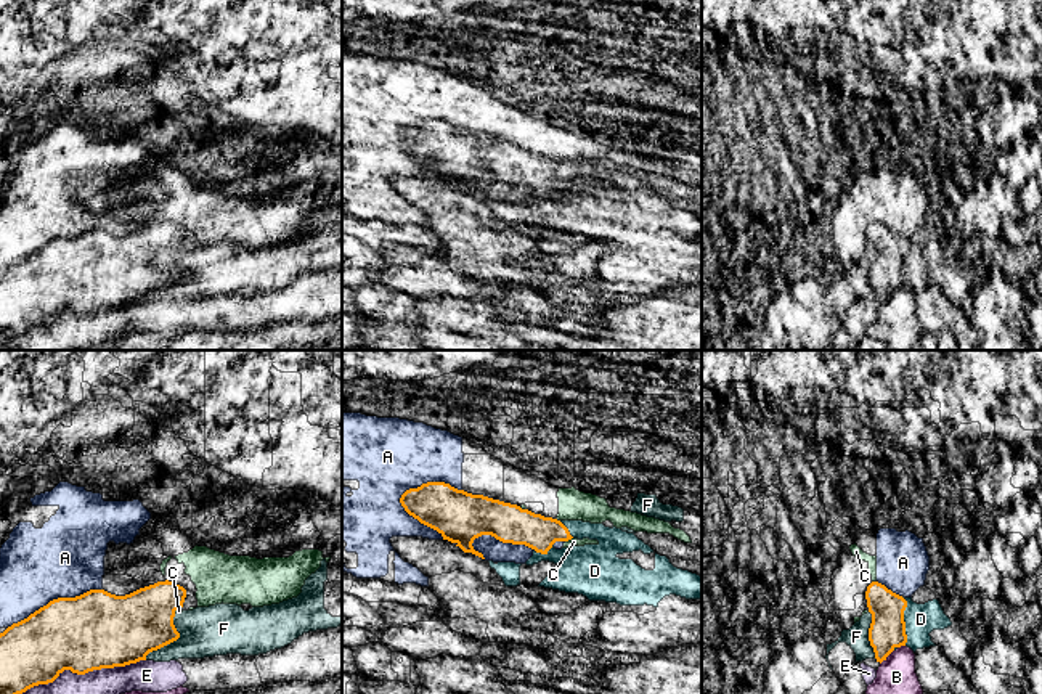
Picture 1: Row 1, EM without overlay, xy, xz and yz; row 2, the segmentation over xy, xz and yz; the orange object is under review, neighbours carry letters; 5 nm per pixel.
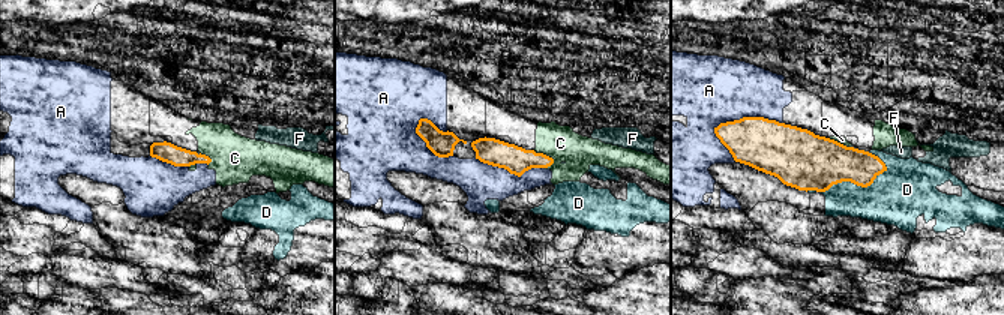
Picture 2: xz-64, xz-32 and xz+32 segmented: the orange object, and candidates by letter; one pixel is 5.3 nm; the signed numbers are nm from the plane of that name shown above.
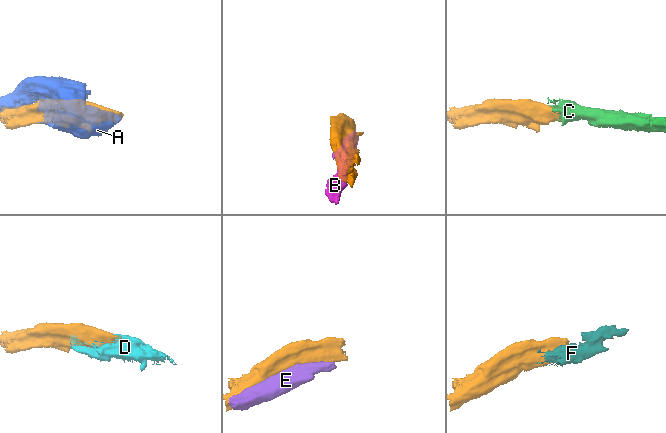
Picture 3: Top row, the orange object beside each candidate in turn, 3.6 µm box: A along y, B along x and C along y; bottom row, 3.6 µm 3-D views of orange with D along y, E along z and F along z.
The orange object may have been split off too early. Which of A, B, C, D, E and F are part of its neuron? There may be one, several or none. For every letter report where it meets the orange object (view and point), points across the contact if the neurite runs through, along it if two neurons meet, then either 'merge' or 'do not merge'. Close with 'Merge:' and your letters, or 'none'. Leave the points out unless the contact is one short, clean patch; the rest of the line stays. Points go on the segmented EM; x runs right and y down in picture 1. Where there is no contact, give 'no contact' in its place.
A: contact xz (415, 518); do not merge
B: contact yz (887, 656); do not merge
C: contact xz (569, 538); border xz (572, 537), (565, 542); do not merge
D: contact yz (904, 622); merge
E: contact xy (82, 673); do not merge
F: contact xy (172, 641); do not merge
Merge: D

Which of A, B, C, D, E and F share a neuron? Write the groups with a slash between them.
A C / B / D / E / F

